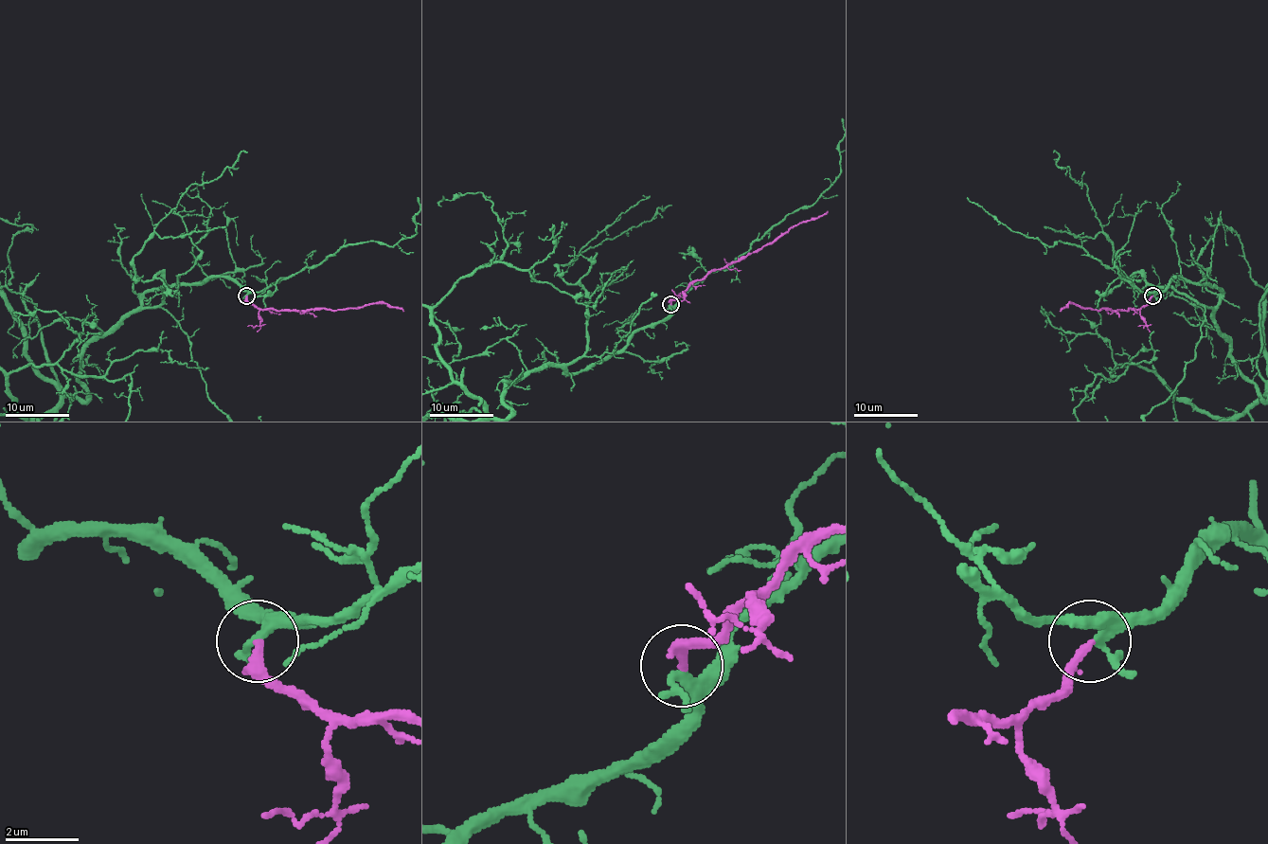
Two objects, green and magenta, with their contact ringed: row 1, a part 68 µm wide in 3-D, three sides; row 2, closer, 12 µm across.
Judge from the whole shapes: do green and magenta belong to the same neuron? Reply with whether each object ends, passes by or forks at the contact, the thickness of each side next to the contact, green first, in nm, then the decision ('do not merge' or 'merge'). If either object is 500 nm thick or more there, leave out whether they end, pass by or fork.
green forks there; magenta ends there; 240 nm thick on the green side, 240 nm on the other; merge

